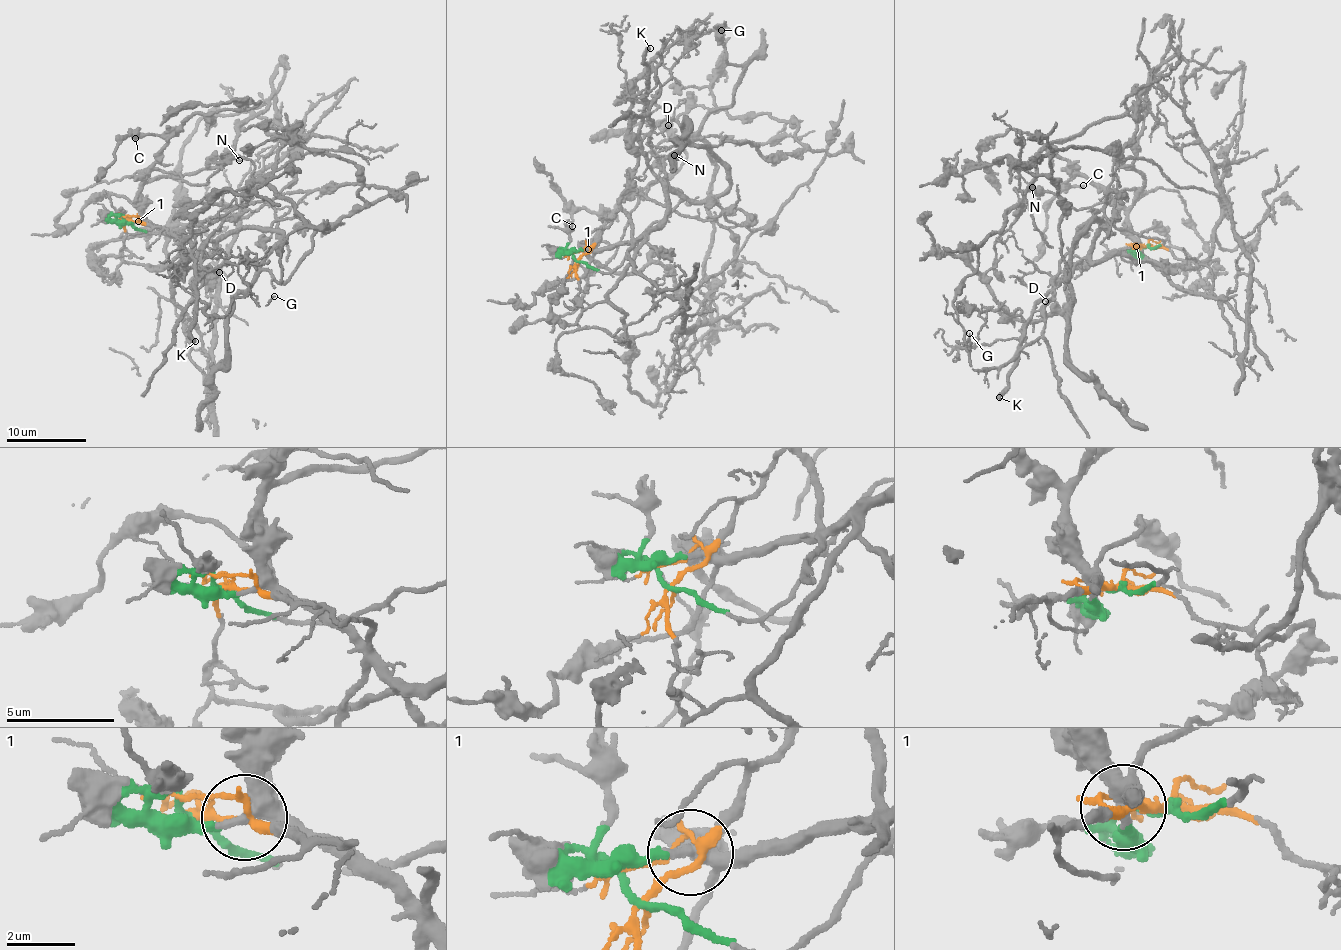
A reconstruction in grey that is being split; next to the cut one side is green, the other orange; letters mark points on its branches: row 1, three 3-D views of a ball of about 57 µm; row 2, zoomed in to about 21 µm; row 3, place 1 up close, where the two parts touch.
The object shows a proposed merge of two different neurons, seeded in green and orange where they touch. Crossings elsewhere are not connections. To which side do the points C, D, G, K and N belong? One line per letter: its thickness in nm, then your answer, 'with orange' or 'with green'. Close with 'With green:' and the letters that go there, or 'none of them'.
C: calibre 160 nm; with green
D: calibre 110 nm; with green
G: calibre 120 nm; with green
K: calibre 360 nm; with orange
N: calibre 160 nm; with orange
With green: C, D, G

